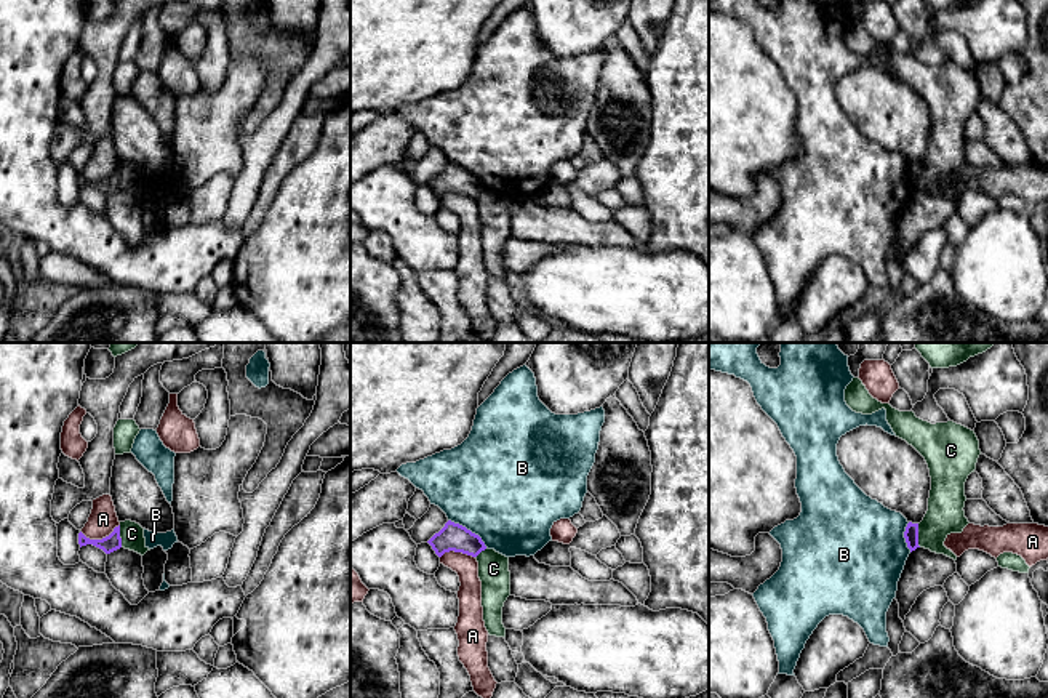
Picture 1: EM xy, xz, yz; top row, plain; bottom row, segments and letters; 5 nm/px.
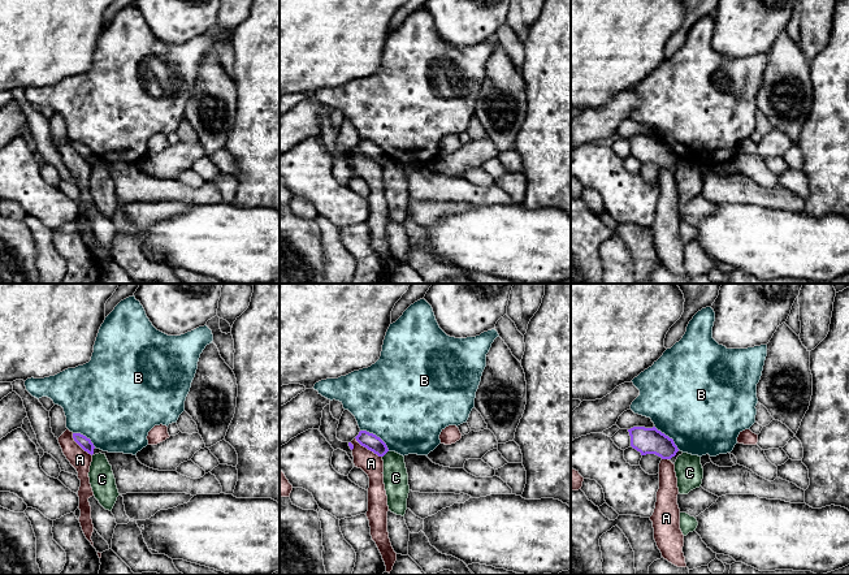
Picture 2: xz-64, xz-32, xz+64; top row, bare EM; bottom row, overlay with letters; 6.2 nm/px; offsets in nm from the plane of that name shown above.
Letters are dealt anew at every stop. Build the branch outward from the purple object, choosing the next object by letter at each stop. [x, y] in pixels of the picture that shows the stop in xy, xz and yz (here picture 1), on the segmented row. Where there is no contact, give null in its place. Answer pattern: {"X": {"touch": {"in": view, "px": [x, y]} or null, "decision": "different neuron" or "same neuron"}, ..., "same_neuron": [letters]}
{"A": {"touch": {"in": "xy", "px": [100, 540]}, "decision": "different neuron"}, "B": {"touch": {"in": "xz", "px": [469, 530]}, "decision": "different neuron"}, "C": {"touch": {"in": "yz", "px": [917, 535]}, "decision": "different neuron"}, "same_neuron": []}

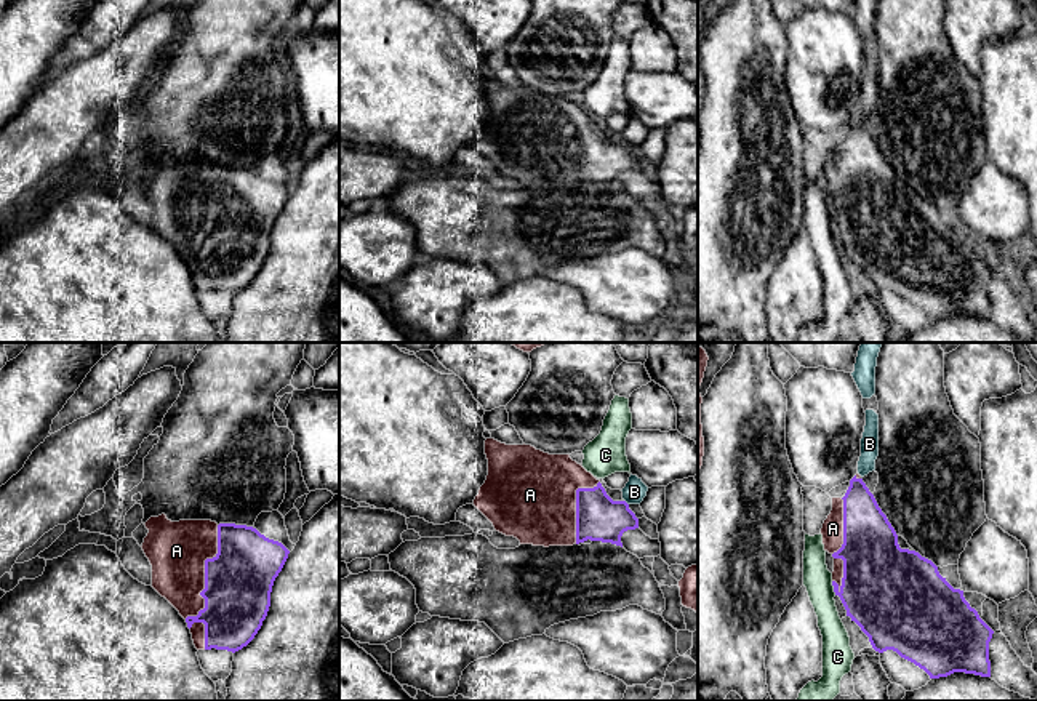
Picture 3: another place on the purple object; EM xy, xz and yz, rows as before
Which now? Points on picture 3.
{"A": {"touch": {"in": "xy", "px": [205, 575]}, "decision": "same neuron"}, "B": {"touch": {"in": "xz", "px": [626, 503]}, "decision": "different neuron"}, "C": {"touch": {"in": "yz", "px": [834, 588]}, "decision": "different neuron"}, "same_neuron": ["A"]}

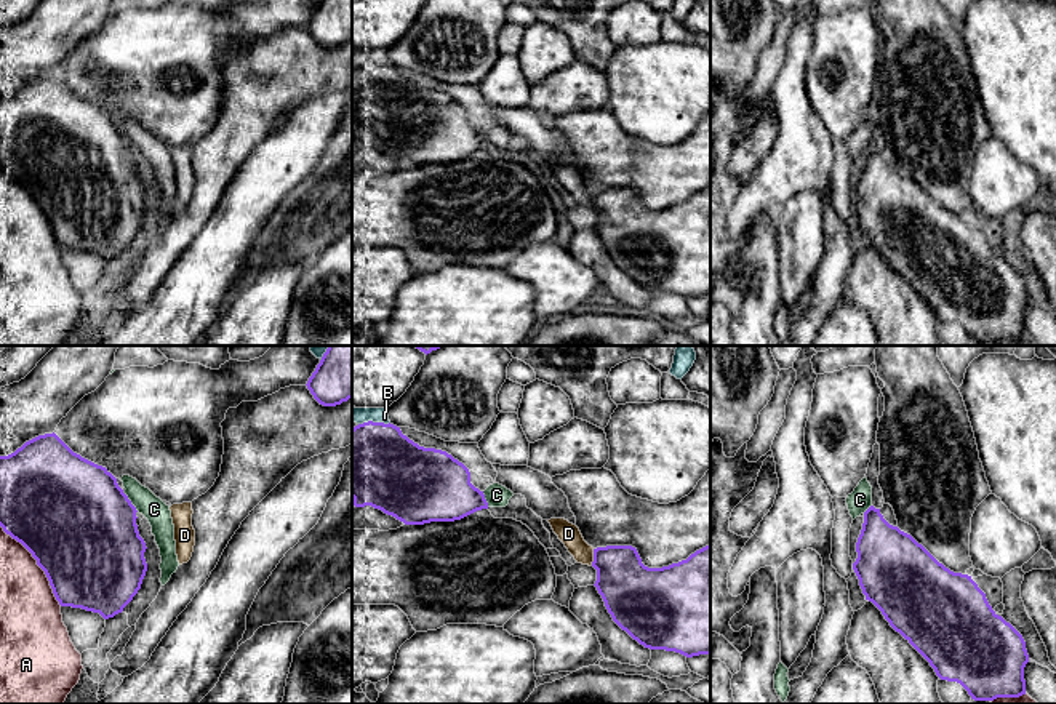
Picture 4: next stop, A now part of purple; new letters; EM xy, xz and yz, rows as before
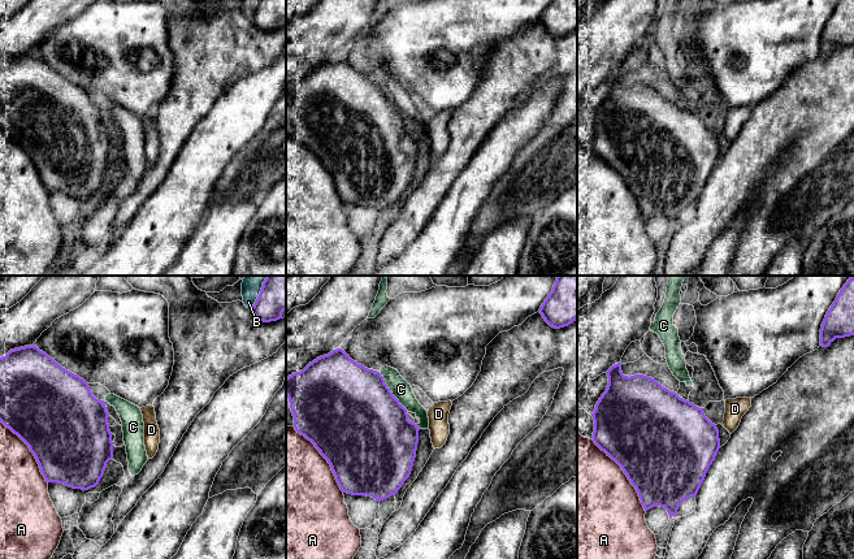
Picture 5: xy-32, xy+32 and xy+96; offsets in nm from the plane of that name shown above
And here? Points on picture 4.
{"A": {"touch": {"in": "xy", "px": [37, 564]}, "decision": "different neuron"}, "B": {"touch": {"in": "xz", "px": [372, 421]}, "decision": "different neuron"}, "C": {"touch": {"in": "xy", "px": [130, 503]}, "decision": "different neuron"}, "D": {"touch": {"in": "xz", "px": [594, 557]}, "decision": "different neuron"}, "same_neuron": []}

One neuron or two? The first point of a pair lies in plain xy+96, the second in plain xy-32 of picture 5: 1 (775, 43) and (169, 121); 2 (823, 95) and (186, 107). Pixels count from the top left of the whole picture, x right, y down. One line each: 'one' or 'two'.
1: two
2: one

